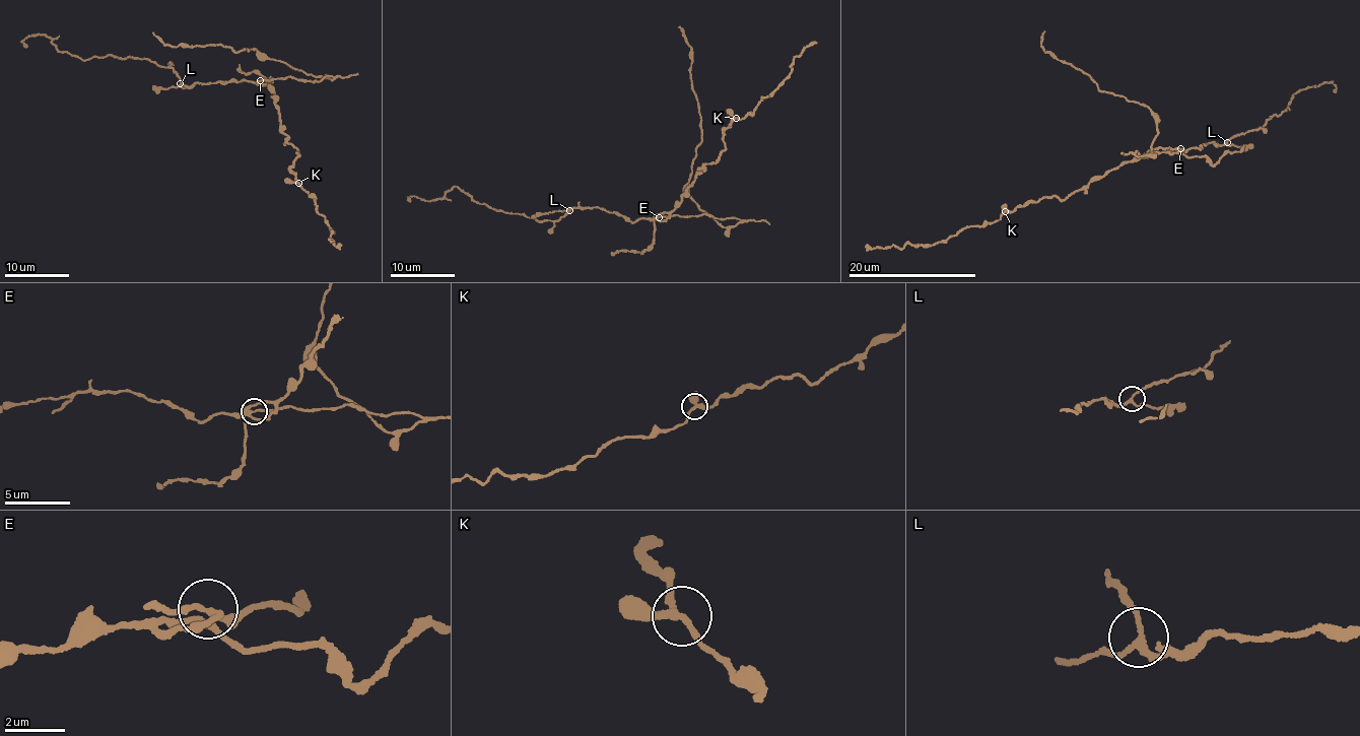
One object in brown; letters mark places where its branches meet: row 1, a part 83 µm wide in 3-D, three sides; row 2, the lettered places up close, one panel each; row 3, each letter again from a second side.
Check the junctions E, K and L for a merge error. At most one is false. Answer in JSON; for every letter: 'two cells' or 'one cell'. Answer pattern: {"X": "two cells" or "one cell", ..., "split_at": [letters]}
{"E": "two cells", "K": "one cell", "L": "one cell", "split_at": ["E"]}

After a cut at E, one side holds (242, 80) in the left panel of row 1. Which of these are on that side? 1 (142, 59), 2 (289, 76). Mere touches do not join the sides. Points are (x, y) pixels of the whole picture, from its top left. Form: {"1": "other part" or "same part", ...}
{"1": "same part", "2": "other part"}

